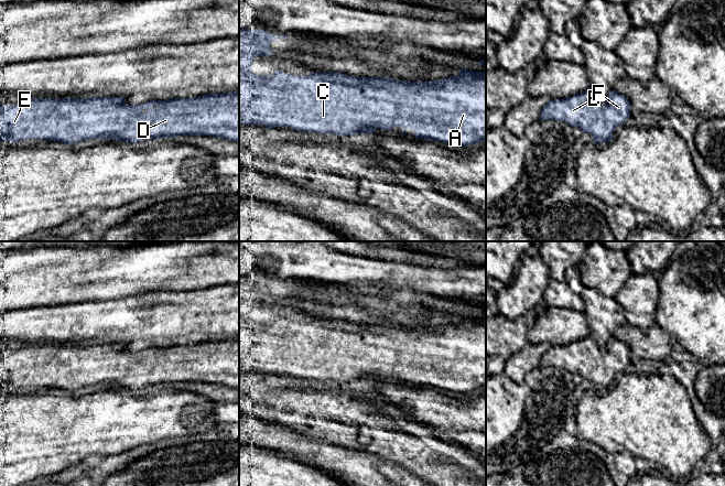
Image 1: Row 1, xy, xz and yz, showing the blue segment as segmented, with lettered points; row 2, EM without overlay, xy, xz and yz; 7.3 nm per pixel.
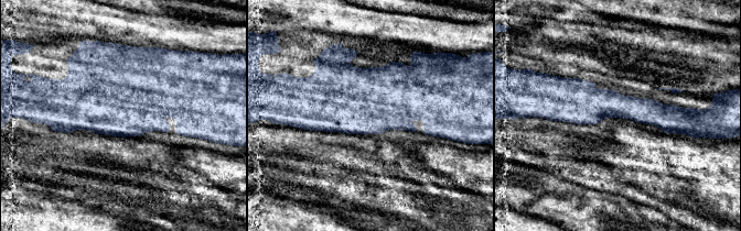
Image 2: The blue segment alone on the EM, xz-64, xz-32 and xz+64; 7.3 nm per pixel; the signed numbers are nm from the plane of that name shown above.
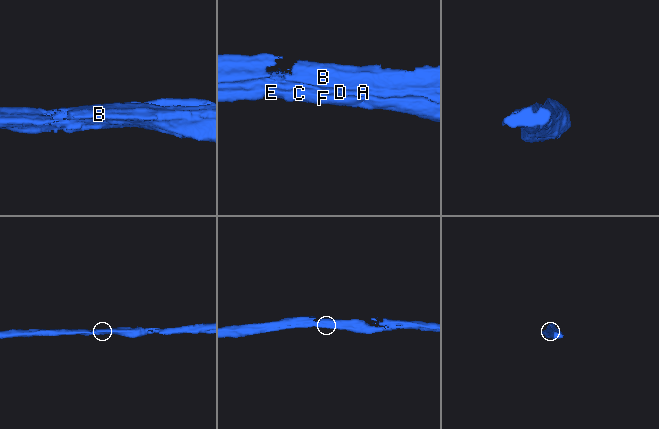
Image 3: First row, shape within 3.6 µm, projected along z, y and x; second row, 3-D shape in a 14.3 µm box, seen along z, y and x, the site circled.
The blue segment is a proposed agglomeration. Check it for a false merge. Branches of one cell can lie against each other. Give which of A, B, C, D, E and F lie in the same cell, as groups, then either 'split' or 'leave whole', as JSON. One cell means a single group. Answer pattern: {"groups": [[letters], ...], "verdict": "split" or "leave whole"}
{"groups": [["A", "B", "C", "D", "E", "F"]], "verdict": "leave whole"}

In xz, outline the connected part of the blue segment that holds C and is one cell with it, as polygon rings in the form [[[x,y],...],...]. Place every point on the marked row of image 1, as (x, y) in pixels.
[[[249,28],[239,30],[239,125],[262,125],[266,129],[275,127],[288,127],[302,132],[317,132],[325,134],[367,134],[375,133],[376,128],[383,130],[391,130],[394,126],[400,127],[403,134],[407,134],[404,127],[413,129],[415,137],[423,140],[442,141],[450,144],[468,147],[478,142],[486,142],[486,74],[483,72],[466,71],[465,66],[462,67],[457,76],[437,79],[434,82],[418,80],[394,80],[387,77],[354,77],[338,72],[324,72],[324,73],[310,73],[306,76],[293,76],[285,72],[278,71],[272,75],[255,75],[252,73],[251,63],[257,56],[272,55],[273,52],[270,47],[271,41],[279,40],[278,35],[270,34],[264,30],[251,30]]]

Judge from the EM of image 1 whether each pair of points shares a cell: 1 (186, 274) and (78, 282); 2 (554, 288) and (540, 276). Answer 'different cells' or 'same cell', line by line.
1: same cell
2: different cells

